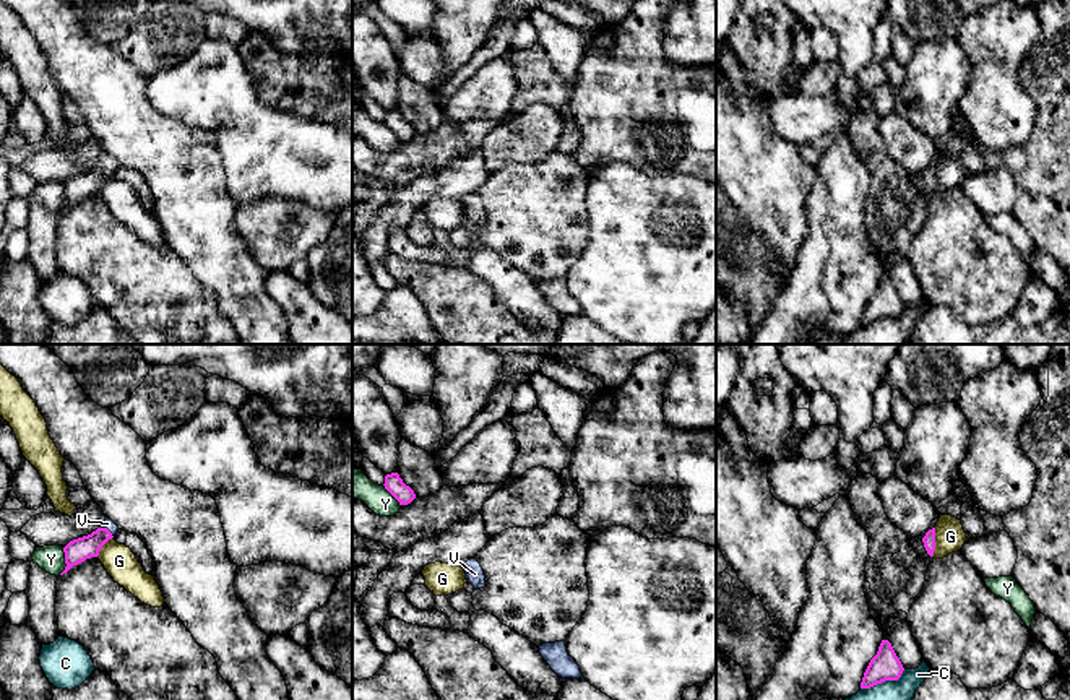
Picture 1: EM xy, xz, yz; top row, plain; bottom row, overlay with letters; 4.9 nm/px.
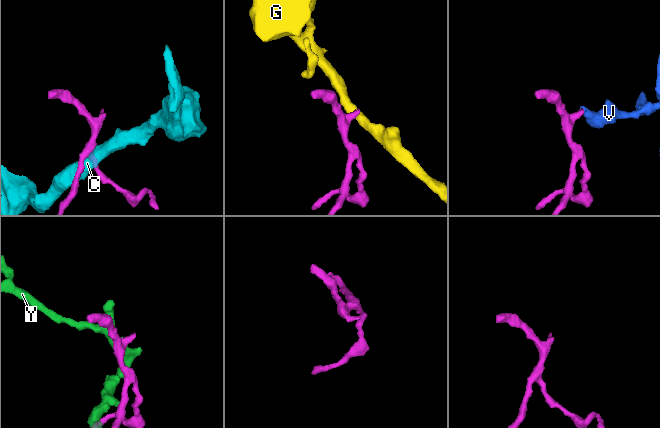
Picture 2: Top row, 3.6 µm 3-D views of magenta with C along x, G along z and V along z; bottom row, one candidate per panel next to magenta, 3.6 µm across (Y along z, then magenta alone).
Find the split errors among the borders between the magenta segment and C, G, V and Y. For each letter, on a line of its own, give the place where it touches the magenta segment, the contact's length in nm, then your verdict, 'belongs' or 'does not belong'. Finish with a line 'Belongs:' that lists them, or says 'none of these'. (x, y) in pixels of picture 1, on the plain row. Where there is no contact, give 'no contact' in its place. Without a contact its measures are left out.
C: meets magenta in yz at (884, 317); contact 240 nm long; does not belong
G: meets magenta in yz at (934, 179); contact 150 nm long; does not belong
V: meets magenta in xy at (107, 166); contact 90 nm long; belongs
Y: meets magenta in xy at (65, 197); contact 140 nm long; does not belong
Belongs: V

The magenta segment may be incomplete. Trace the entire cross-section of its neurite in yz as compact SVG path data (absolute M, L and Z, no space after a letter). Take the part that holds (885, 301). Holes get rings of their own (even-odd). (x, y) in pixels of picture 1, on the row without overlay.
M882 276L877 291L870 296L864 309L861 325L870 325L885 317L898 317L903 307L904 304L891 279L888 276Z

